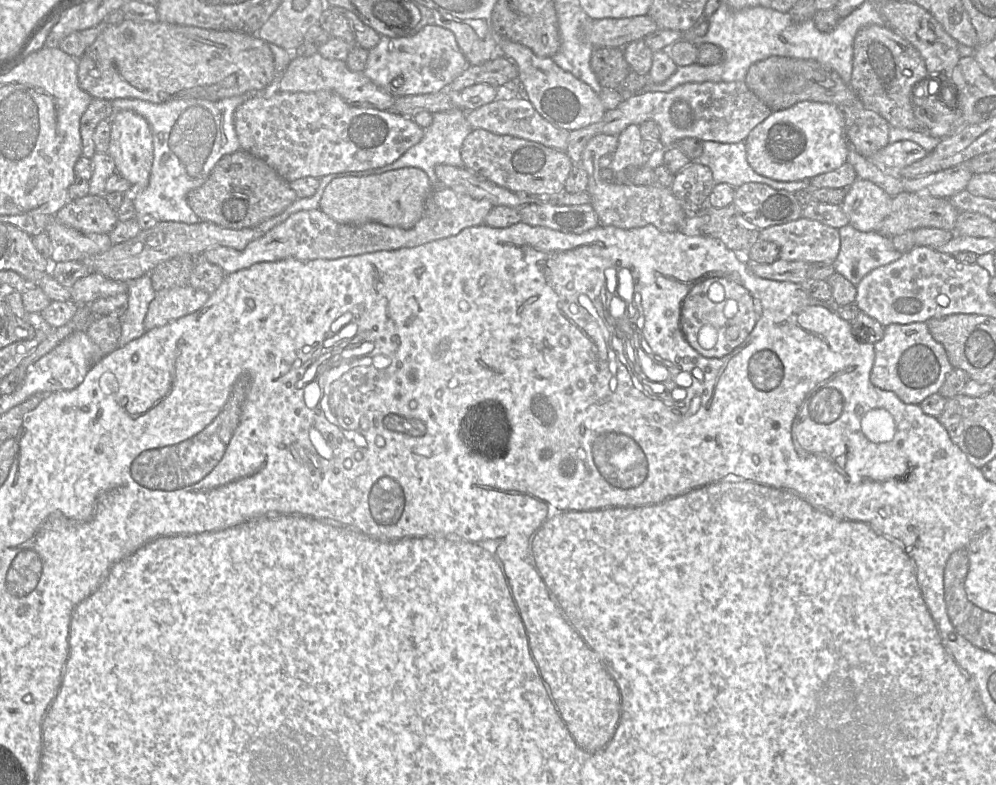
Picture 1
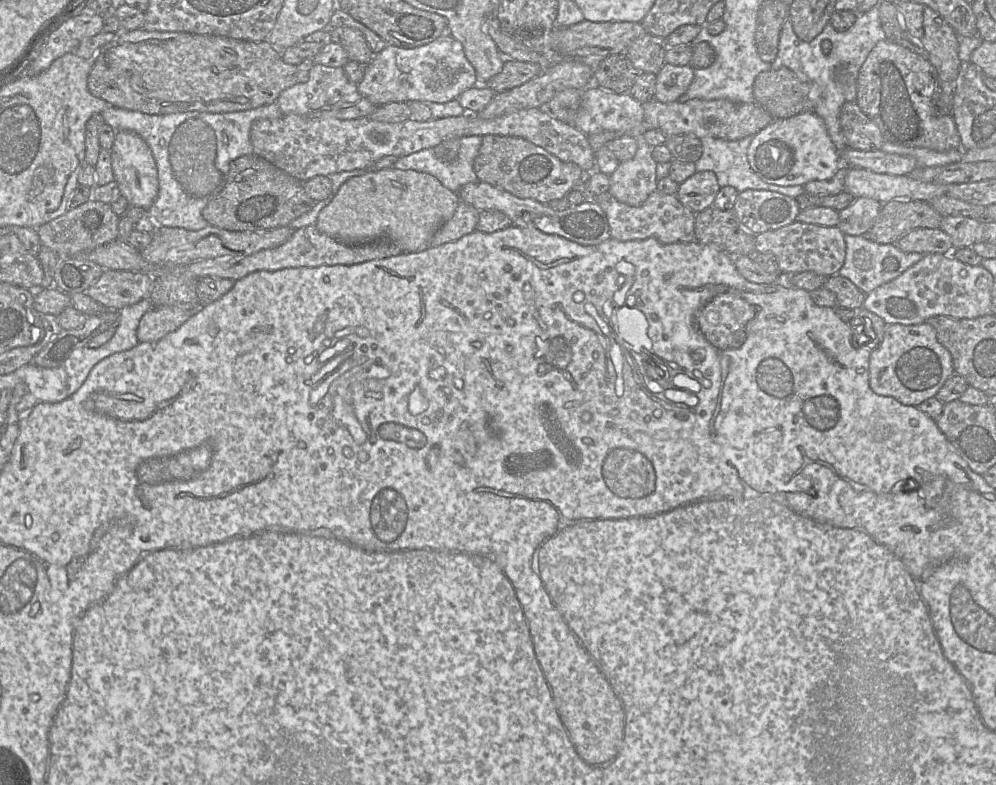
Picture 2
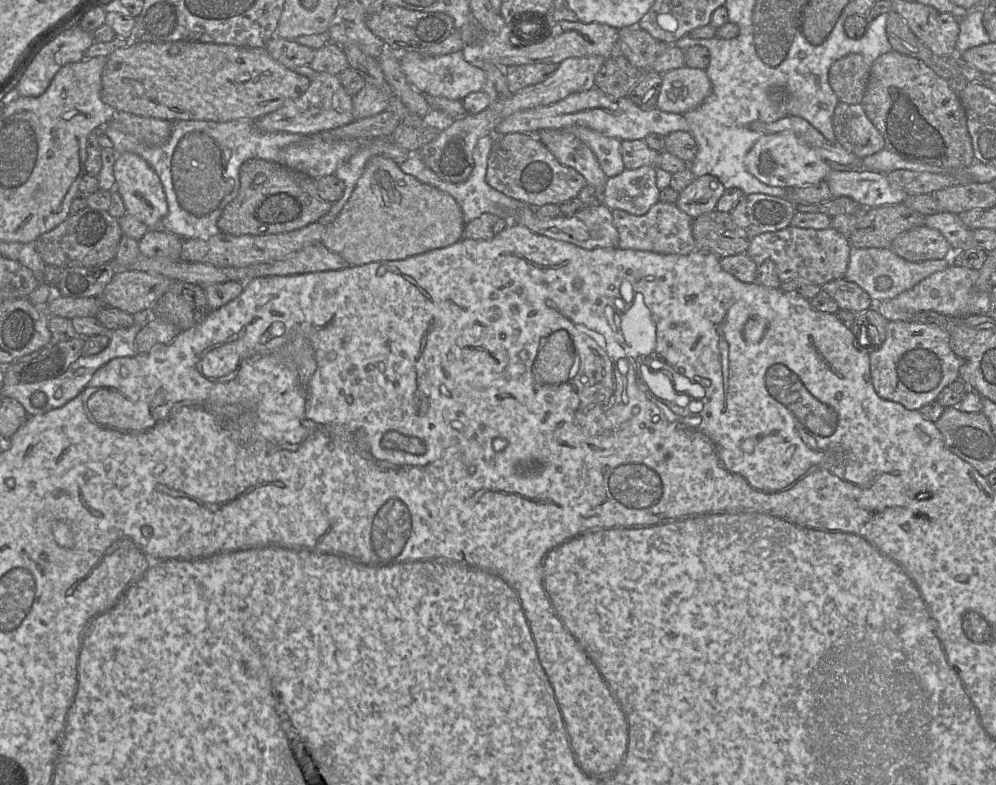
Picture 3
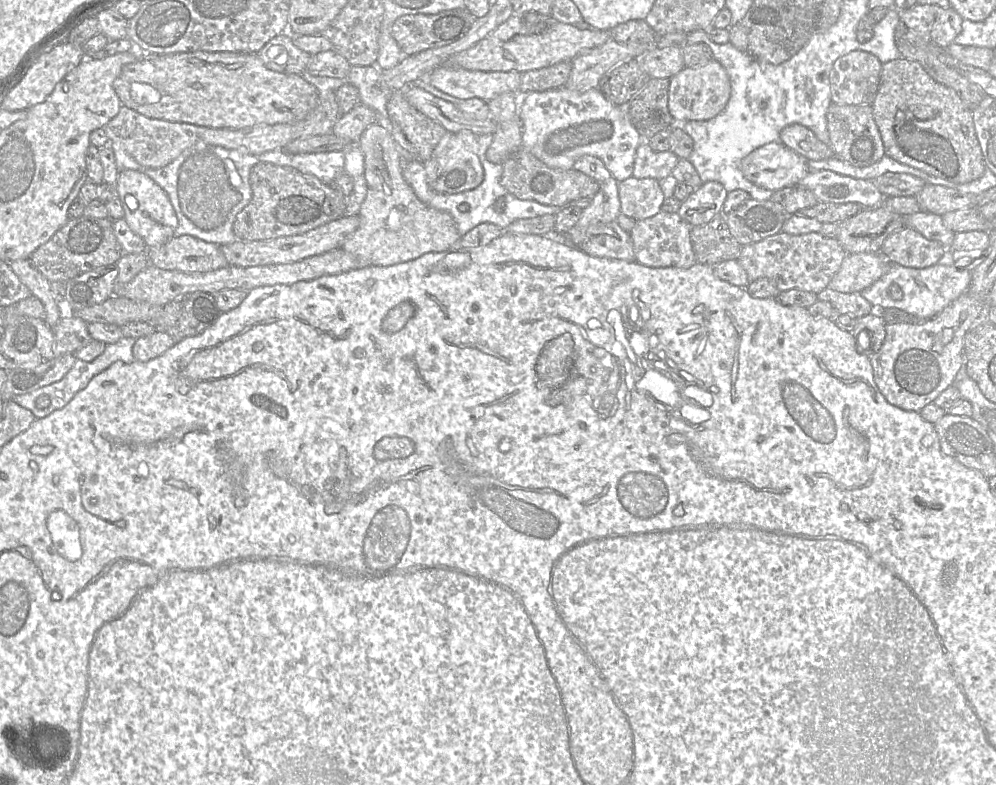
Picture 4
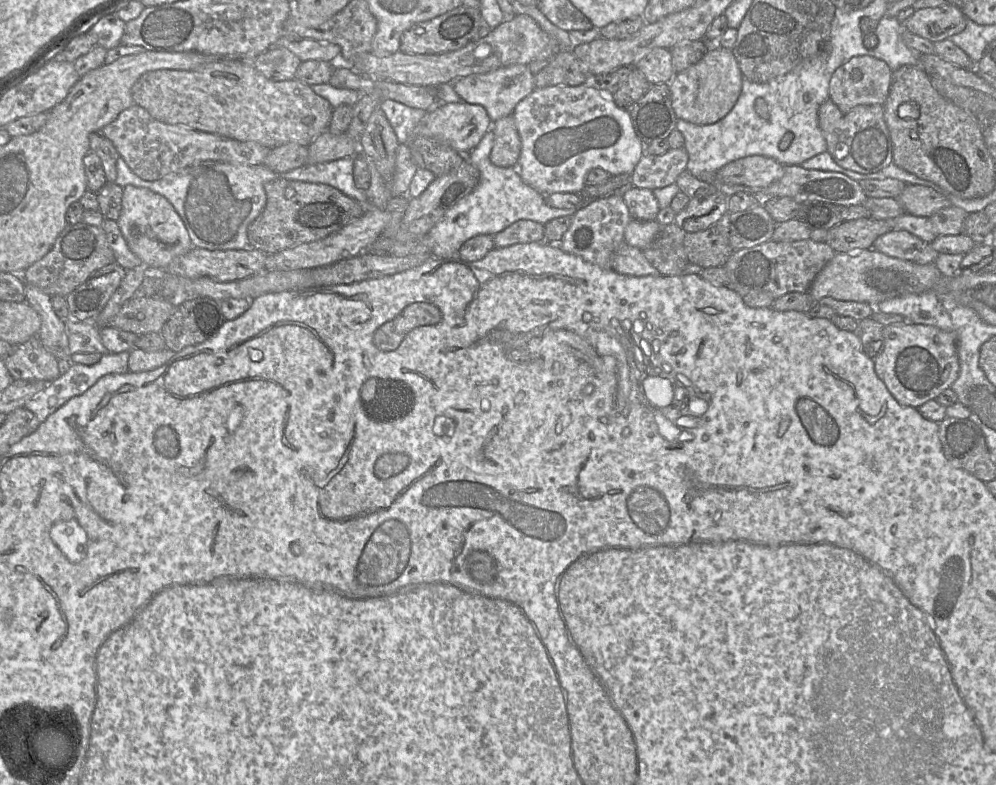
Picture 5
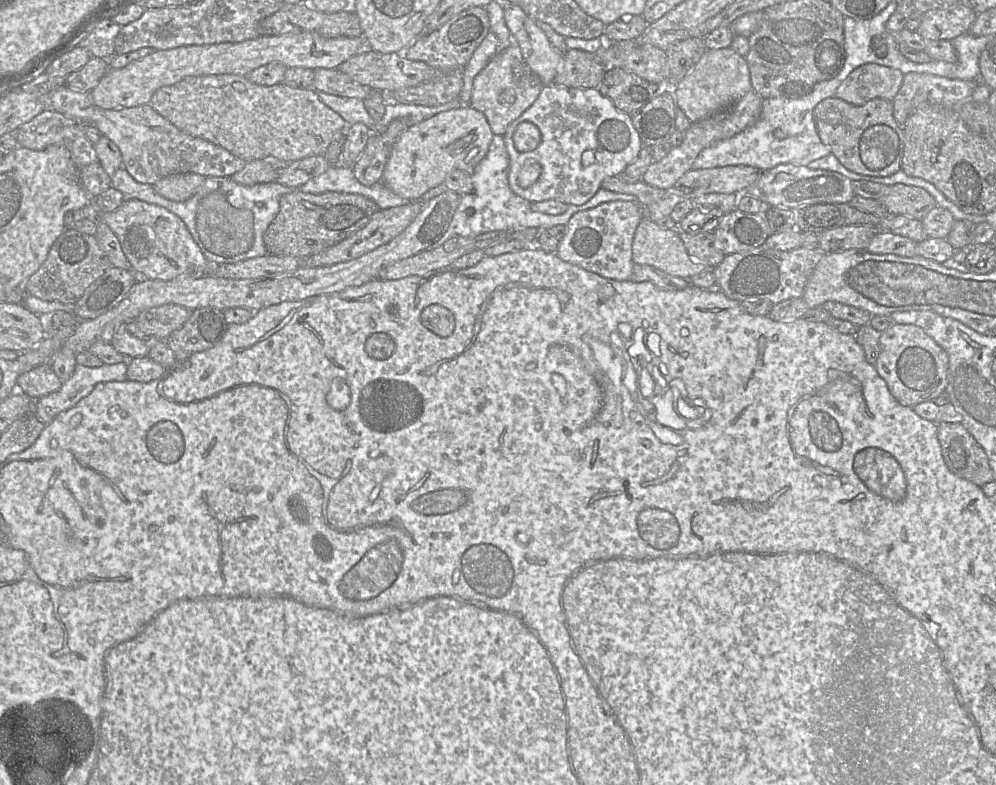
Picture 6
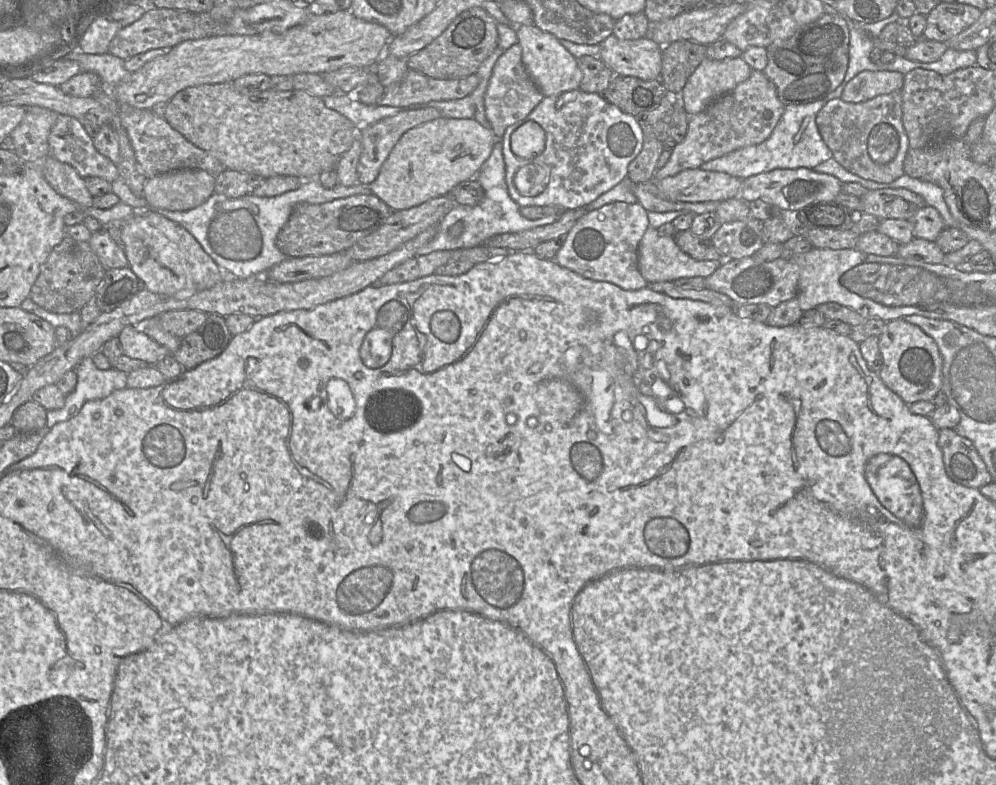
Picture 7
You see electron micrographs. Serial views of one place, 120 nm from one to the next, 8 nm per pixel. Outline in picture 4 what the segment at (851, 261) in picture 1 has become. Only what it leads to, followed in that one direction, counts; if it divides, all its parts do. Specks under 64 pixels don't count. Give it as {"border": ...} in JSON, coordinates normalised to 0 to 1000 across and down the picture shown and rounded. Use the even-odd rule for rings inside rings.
{"border":[[[892,335],[892,344],[888,350],[873,366],[865,369],[863,375],[874,386],[880,396],[900,392],[924,406],[934,406],[945,399],[948,392],[971,369],[975,359],[975,348],[971,344],[964,344],[959,339],[944,336],[923,343]],[[896,363],[905,368],[905,381],[899,382],[894,378],[893,368]]]}

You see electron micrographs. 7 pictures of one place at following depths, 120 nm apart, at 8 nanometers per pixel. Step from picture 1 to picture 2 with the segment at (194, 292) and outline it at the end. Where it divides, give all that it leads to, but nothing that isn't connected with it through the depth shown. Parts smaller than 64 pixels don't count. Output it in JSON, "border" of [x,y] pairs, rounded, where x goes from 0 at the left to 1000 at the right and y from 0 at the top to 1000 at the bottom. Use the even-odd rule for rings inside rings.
{"border":[[[178,390],[153,391],[142,405],[138,429],[139,436],[156,436],[177,422],[190,408],[198,392]]]}

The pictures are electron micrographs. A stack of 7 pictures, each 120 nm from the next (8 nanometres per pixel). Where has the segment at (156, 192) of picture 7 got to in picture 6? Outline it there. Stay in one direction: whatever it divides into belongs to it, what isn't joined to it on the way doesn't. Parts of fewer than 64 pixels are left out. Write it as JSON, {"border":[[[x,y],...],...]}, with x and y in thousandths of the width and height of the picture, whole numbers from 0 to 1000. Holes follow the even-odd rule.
{"border":[[[196,220],[176,222],[158,231],[153,237],[163,251],[185,257],[201,241],[206,228],[206,224]]]}

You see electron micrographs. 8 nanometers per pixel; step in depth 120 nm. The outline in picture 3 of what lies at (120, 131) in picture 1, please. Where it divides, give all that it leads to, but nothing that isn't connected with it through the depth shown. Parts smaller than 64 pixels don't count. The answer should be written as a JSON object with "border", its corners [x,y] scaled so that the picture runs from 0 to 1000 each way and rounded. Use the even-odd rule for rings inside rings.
{"border":[[[132,194],[117,196],[114,209],[115,242],[122,250],[128,273],[144,283],[150,293],[158,293],[169,271],[163,232],[155,215],[141,199]]]}

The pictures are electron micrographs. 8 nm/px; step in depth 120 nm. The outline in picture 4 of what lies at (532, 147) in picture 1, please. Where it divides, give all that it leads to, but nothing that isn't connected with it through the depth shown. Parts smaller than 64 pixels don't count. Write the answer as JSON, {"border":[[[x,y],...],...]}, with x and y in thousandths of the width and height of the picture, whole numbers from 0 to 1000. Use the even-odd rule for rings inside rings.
{"border":[[[526,187],[513,196],[504,210],[502,233],[509,245],[521,254],[536,255],[546,261],[566,264],[578,254],[595,252],[602,239],[598,229],[580,217],[549,211]]]}

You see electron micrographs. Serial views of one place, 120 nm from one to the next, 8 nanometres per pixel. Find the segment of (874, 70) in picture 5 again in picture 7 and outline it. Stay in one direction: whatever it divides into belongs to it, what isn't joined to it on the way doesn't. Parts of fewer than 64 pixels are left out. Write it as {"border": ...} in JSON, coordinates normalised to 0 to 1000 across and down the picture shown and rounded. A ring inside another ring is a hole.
{"border":[[[867,89],[857,97],[843,122],[848,130],[862,131],[885,120],[905,115],[908,97],[901,90]]]}

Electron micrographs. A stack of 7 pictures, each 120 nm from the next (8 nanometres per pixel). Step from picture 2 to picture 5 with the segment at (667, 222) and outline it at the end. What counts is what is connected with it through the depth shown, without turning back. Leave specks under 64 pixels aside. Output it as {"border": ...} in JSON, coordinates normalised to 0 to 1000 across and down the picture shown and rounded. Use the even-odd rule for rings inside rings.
{"border":[[[678,285],[664,287],[655,310],[646,318],[648,329],[664,350],[682,350],[692,339],[687,315],[689,294]]]}

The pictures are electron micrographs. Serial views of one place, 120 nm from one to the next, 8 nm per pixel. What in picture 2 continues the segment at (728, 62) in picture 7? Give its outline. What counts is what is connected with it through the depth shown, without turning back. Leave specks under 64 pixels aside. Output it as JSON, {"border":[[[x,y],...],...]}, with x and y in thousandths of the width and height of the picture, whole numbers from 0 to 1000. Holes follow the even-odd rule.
{"border":[[[668,80],[659,96],[657,125],[666,131],[678,130],[690,116],[696,103],[697,85]]]}

